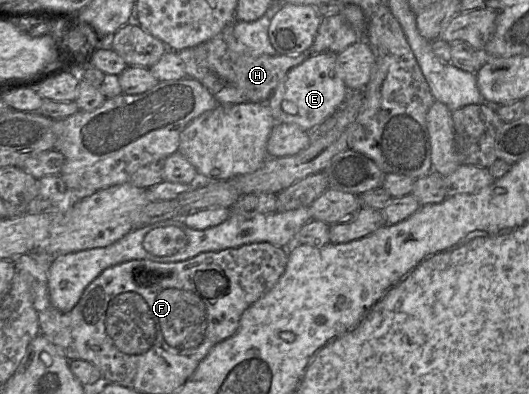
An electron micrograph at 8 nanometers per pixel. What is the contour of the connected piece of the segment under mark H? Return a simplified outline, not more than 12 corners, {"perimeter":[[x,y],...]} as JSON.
{"perimeter":[[233,23],[194,47],[197,62],[266,103],[308,54],[251,54]]}

